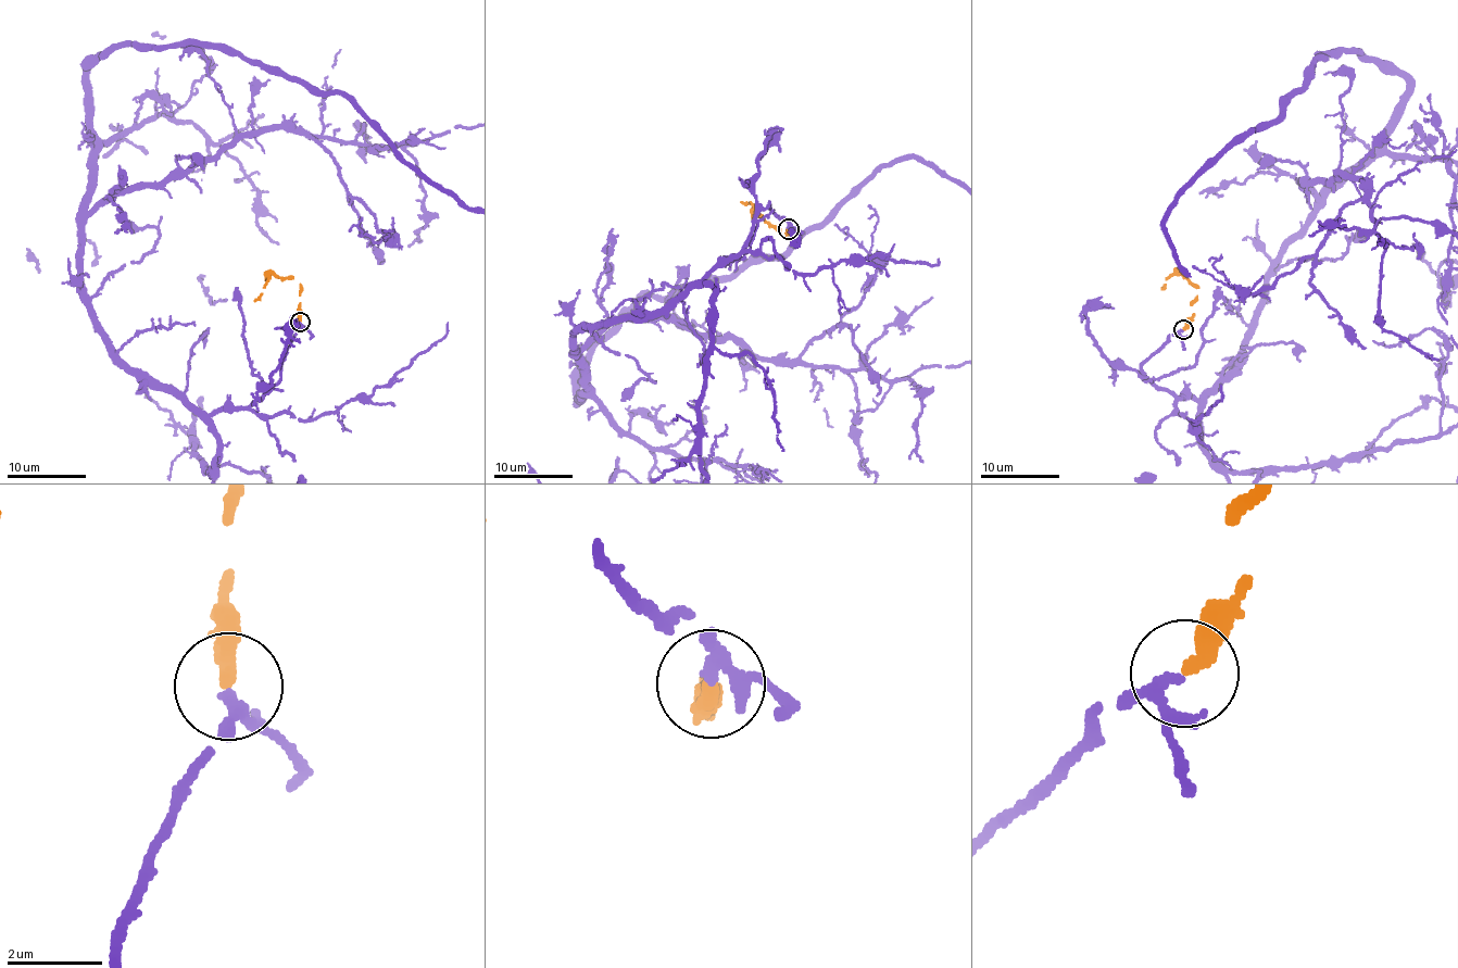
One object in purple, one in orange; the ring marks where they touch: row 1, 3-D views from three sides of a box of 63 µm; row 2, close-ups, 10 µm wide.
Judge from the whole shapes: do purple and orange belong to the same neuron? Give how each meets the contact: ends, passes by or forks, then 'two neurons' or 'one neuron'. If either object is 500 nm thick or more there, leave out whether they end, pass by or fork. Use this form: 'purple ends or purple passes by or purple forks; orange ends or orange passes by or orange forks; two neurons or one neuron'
purple passes by; orange ends; one neuron

